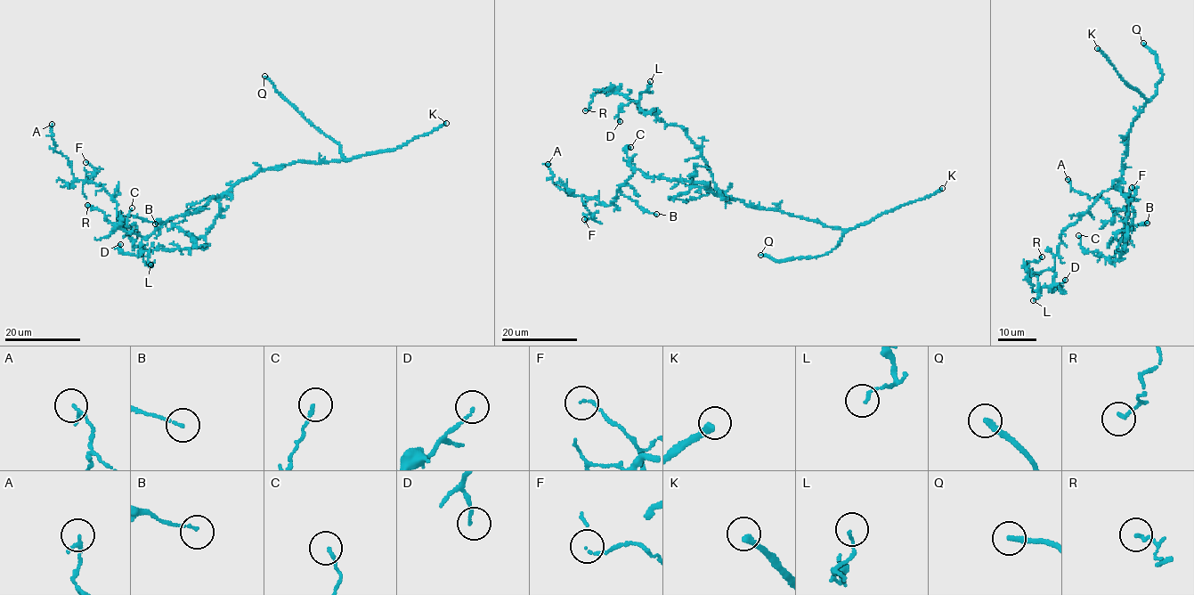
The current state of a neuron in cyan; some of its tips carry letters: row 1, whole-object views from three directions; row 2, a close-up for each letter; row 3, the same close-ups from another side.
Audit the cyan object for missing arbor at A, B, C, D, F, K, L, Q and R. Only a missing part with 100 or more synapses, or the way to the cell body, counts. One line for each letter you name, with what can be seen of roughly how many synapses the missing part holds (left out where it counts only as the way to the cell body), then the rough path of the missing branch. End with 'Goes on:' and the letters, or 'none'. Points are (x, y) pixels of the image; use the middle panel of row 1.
K: Roughly 150 synapses
Q: Course of what is missing: (760, 255), (743, 256), (712, 270), (685, 273), (669, 268), (651, 268)
Goes on: K, Q

